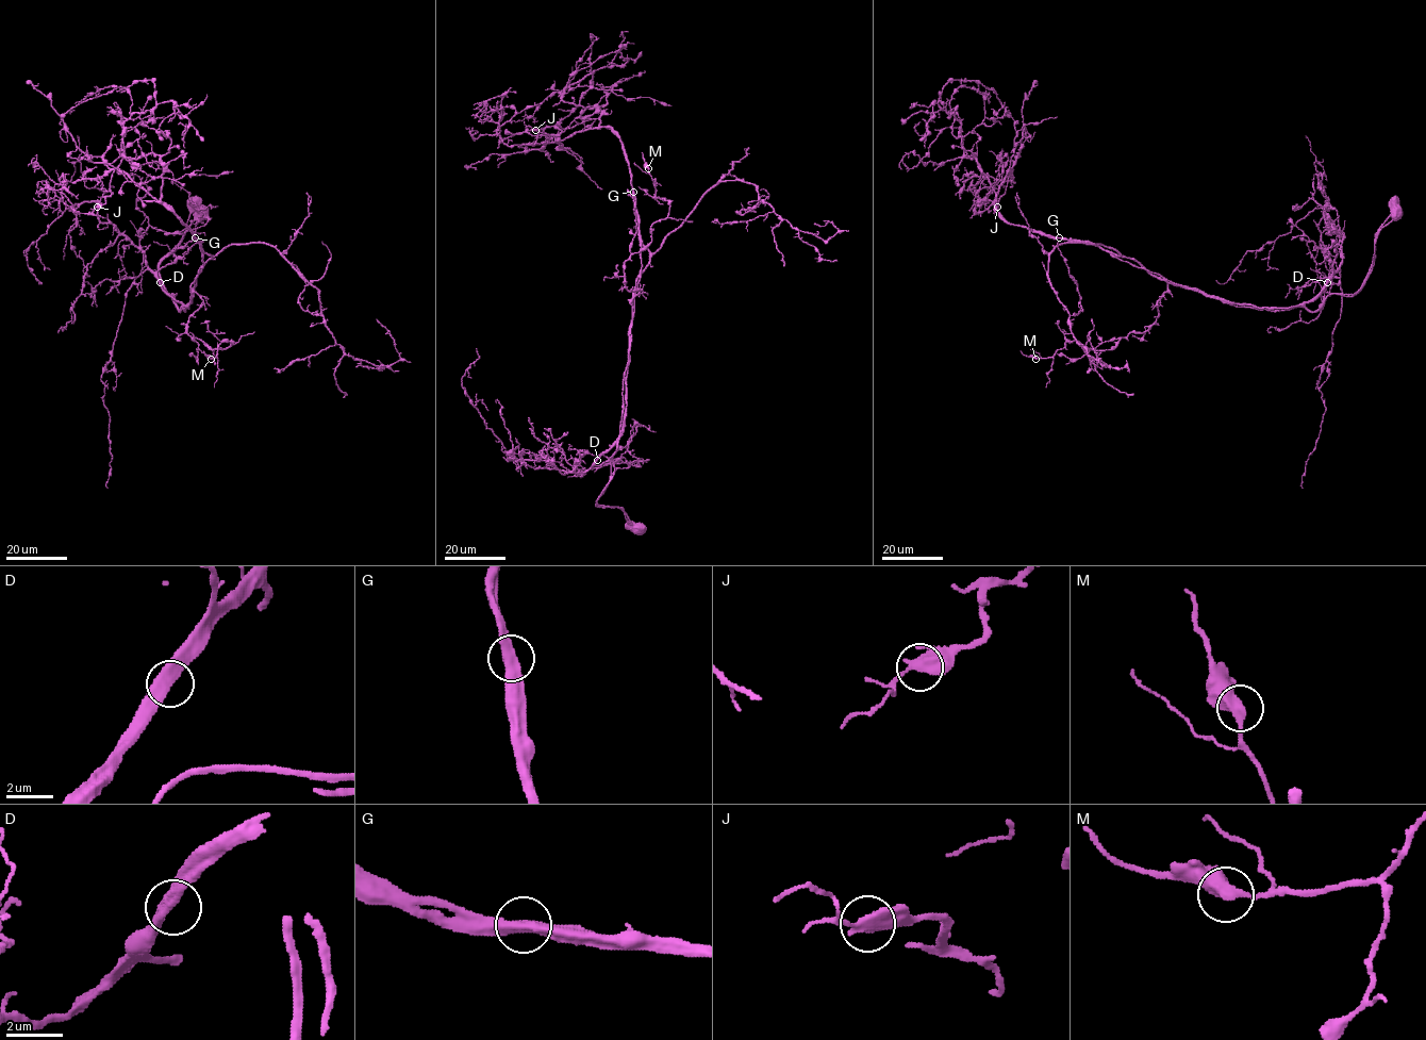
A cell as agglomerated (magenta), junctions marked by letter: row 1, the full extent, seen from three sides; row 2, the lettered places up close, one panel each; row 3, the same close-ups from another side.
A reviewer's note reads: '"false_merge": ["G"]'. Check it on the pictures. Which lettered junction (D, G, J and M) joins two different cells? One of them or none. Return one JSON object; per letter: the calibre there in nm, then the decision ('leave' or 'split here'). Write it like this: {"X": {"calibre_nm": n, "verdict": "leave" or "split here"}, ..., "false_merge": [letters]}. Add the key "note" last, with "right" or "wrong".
{"D": {"calibre_nm": 440, "verdict": "leave"}, "G": {"calibre_nm": 440, "verdict": "split here"}, "J": {"calibre_nm": 440, "verdict": "leave"}, "M": {"calibre_nm": 440, "verdict": "leave"}, "false_merge": ["G"], "note": "right"}

